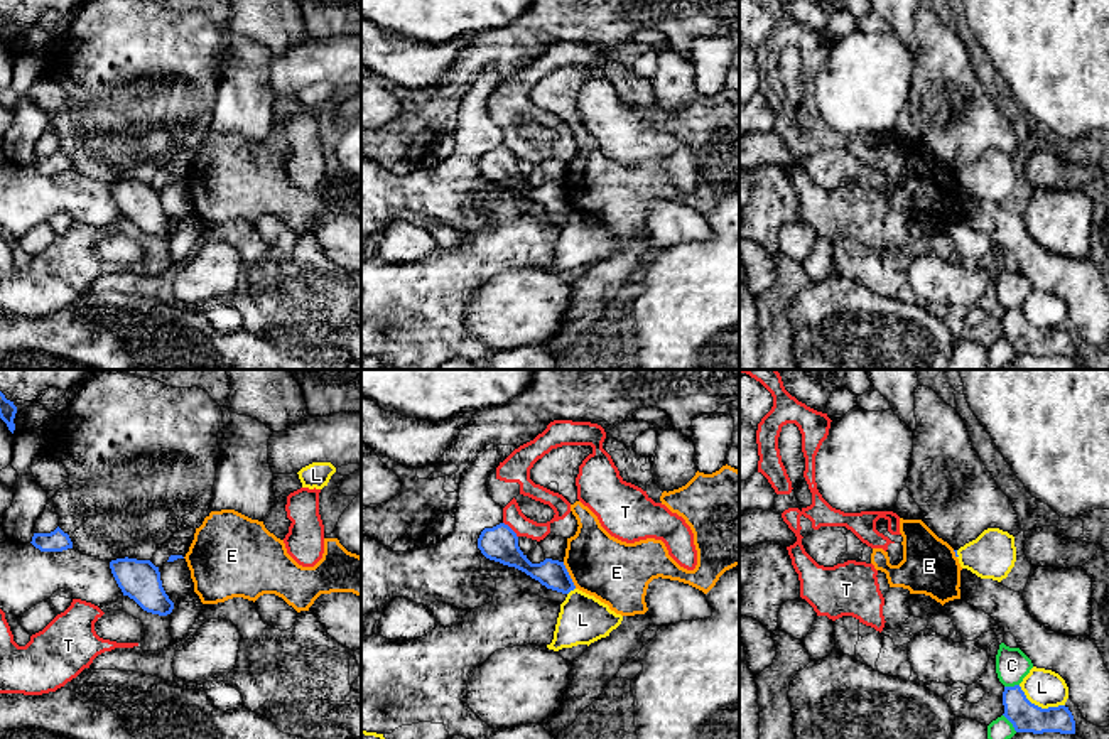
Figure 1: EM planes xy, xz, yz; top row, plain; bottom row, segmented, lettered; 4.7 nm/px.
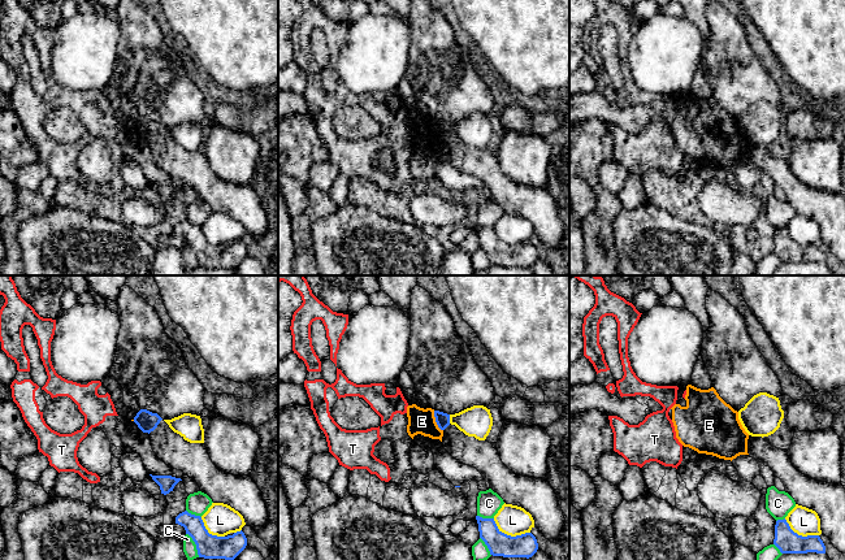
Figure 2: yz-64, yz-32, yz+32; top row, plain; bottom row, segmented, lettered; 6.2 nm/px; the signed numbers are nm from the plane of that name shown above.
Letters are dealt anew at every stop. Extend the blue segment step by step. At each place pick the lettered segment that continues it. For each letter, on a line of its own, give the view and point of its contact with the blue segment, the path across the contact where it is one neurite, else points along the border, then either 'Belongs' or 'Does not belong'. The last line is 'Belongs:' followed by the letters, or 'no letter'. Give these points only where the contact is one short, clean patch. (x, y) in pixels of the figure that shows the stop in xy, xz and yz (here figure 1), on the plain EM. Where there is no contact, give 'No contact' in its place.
C: Touches blue at yz (1011, 309). Does not belong
E: Touches blue at xz (569, 198). Boundary: xz (562, 184), (576, 210). Does not belong
L: Touches blue at yz (1040, 329). Boundary: yz (1018, 307), (1032, 324), (1042, 329), (1064, 328). Does not belong
T: Touches blue at xz (512, 152). Does not belong
Belongs: no letter

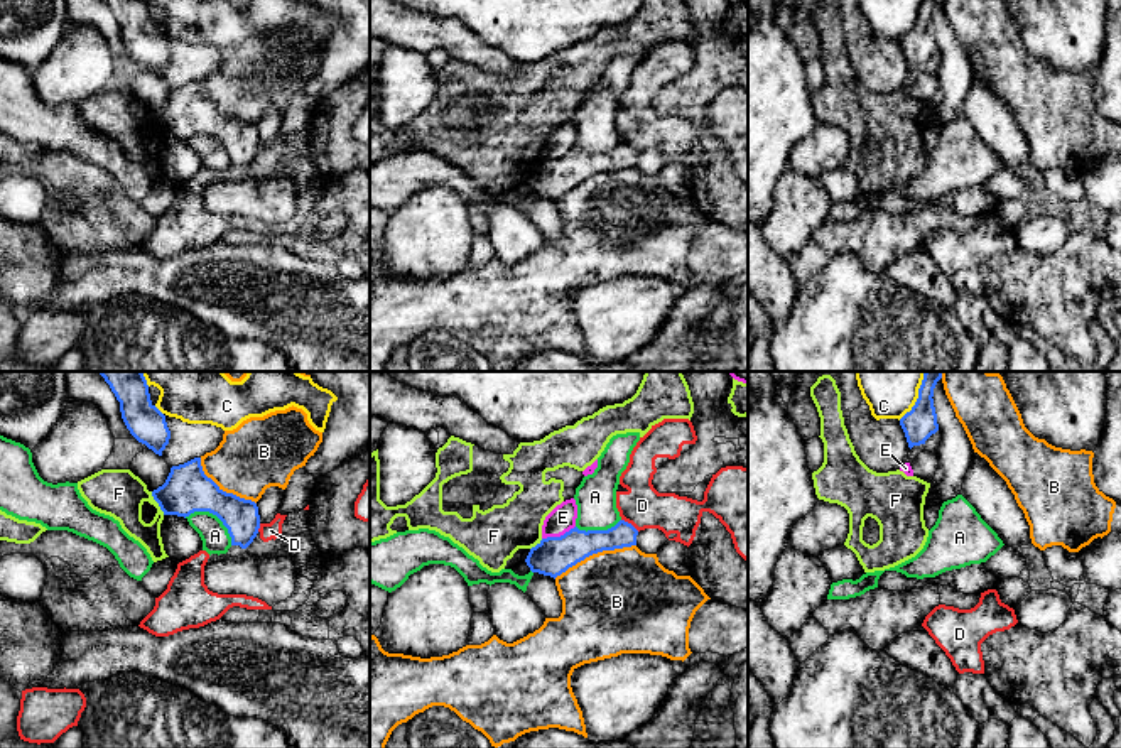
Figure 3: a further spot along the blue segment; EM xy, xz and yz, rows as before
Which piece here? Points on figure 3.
A: Touches blue at xy (215, 135). Does not belong
B: Touches blue at xz (595, 174). Does not belong
C: Touches blue at yz (917, 22). Does not belong
D: Touches blue at xz (630, 146). Does not belong
E: Touches blue at xz (557, 159). Boundary: xz (574, 147), (559, 157), (542, 161). Does not belong
F: Touches blue at xy (157, 124). Boundary: xy (151, 113), (164, 135). Does not belong
Belongs: no letter

